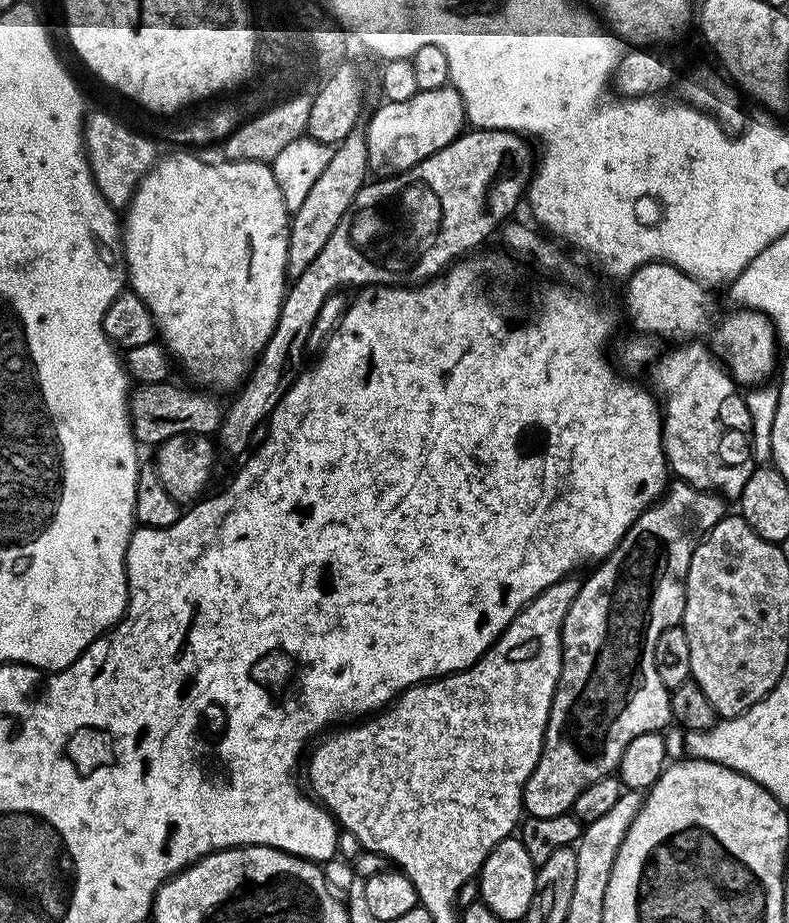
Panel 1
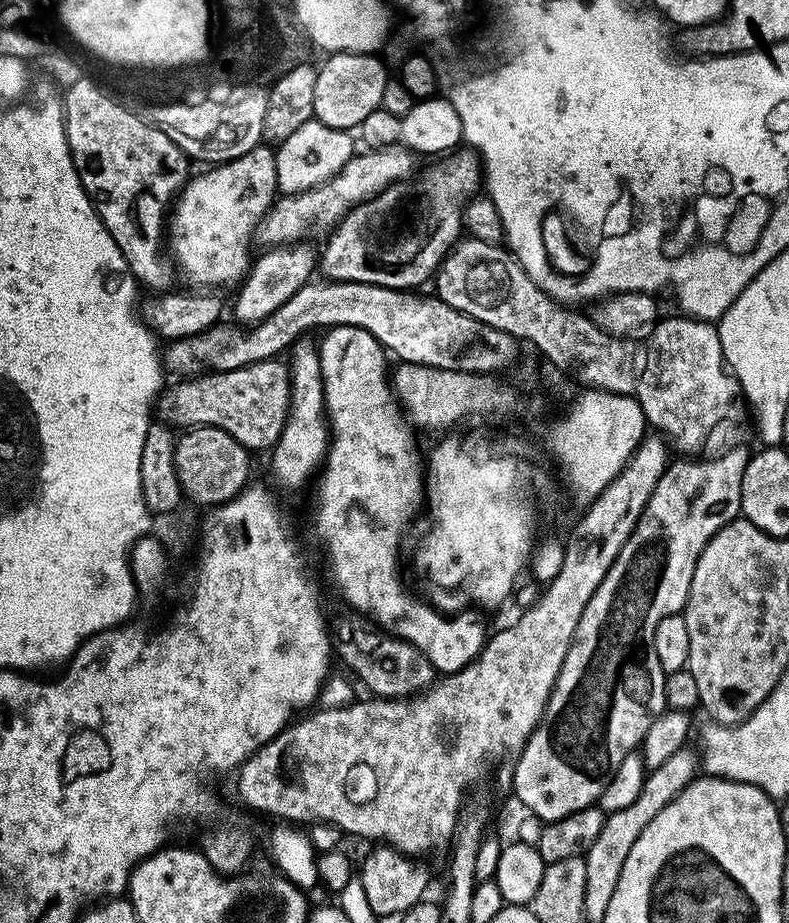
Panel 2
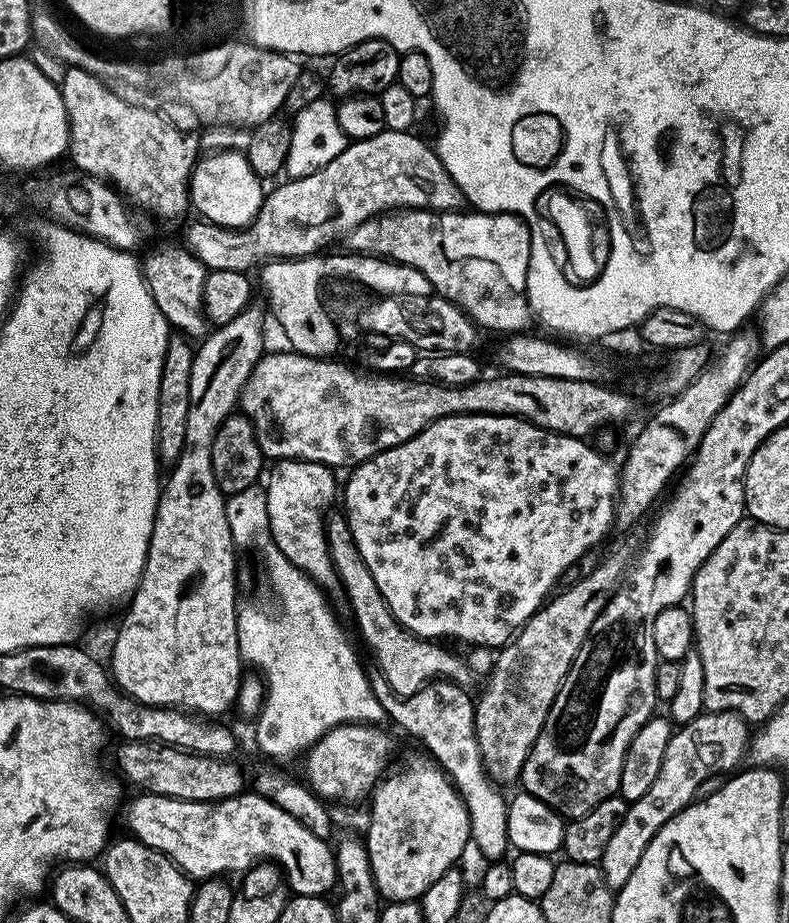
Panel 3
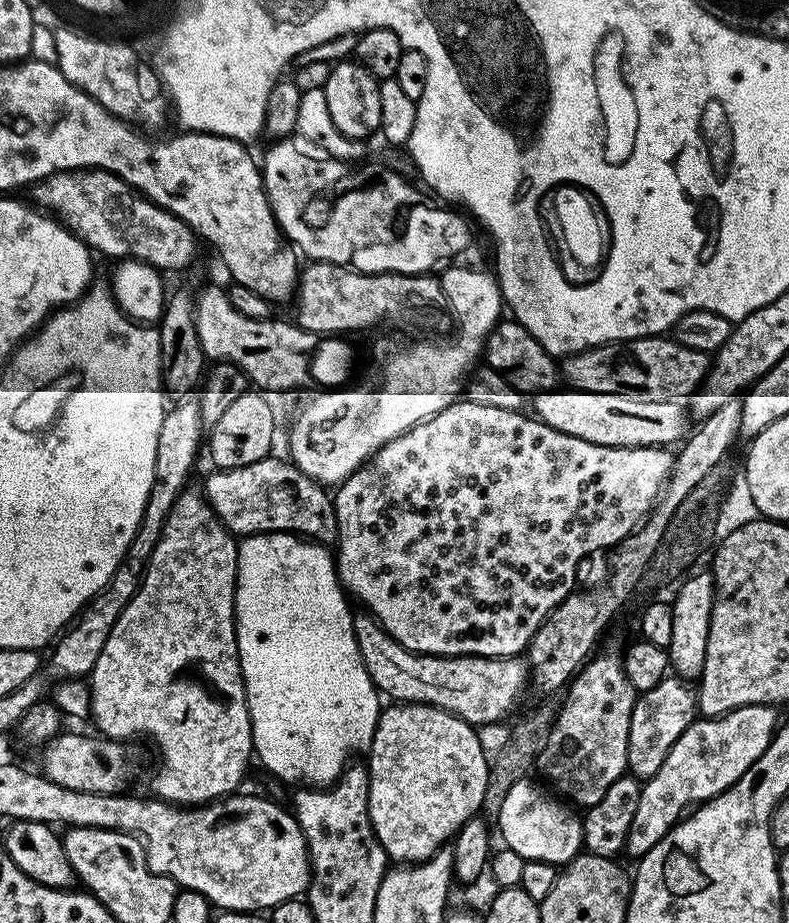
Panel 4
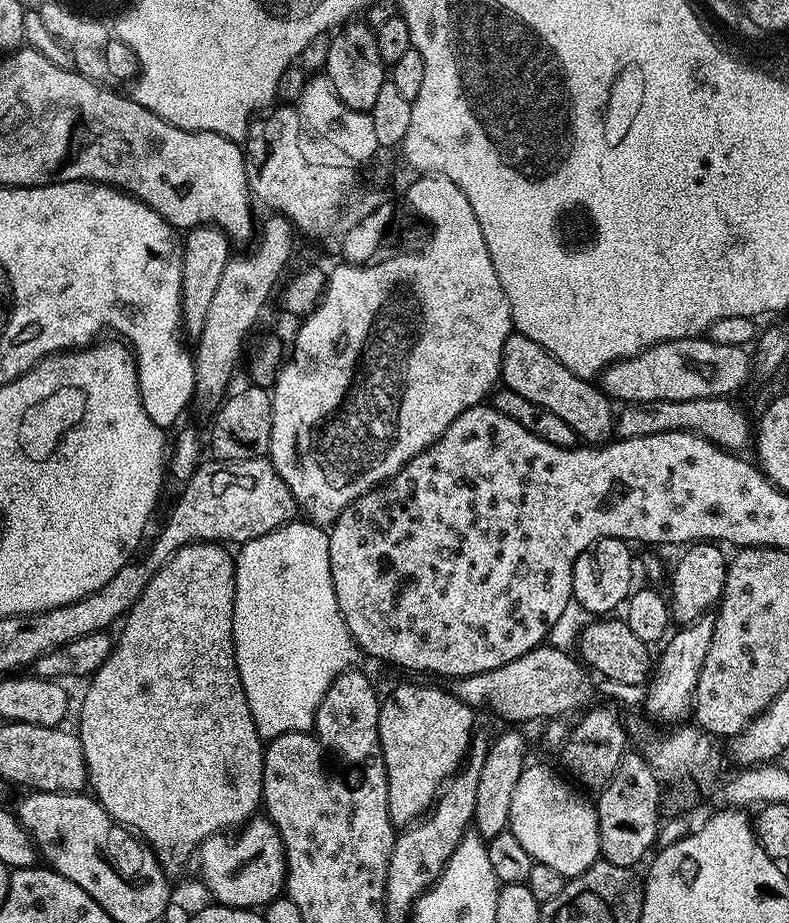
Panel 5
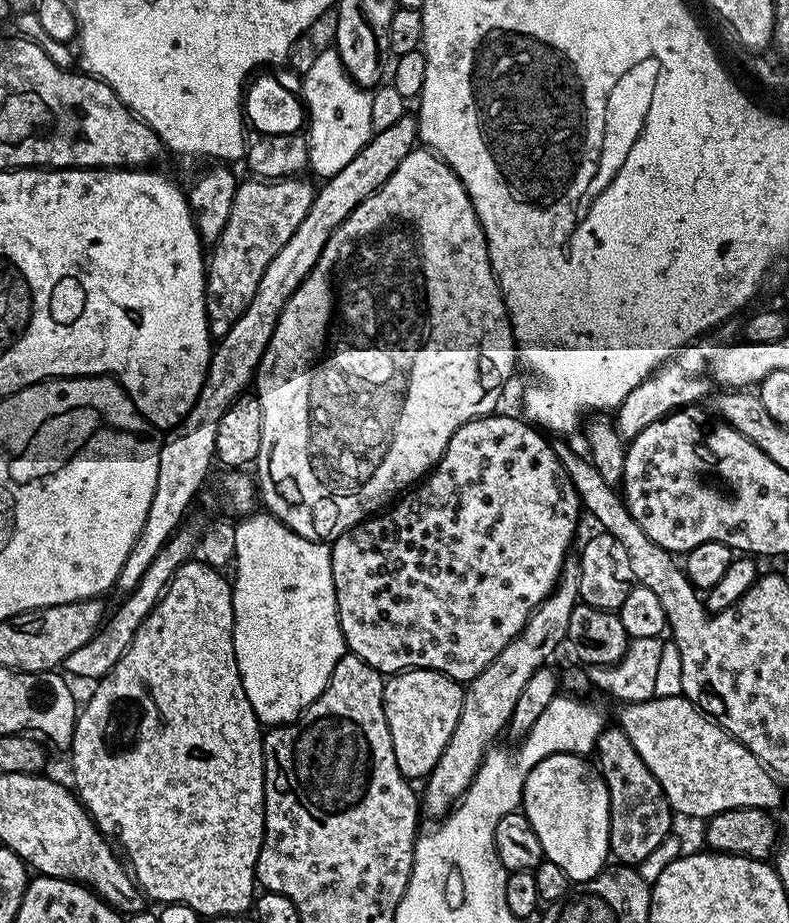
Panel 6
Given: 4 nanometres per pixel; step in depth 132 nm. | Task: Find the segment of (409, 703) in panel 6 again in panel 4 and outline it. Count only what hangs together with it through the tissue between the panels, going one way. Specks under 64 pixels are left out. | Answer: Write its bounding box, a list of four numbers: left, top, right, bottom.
[366,702,490,866]

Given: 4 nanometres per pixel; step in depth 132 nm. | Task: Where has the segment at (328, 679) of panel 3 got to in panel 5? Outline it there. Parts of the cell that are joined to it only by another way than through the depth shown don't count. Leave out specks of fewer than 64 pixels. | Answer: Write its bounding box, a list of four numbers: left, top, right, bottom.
[232,523,358,742]

